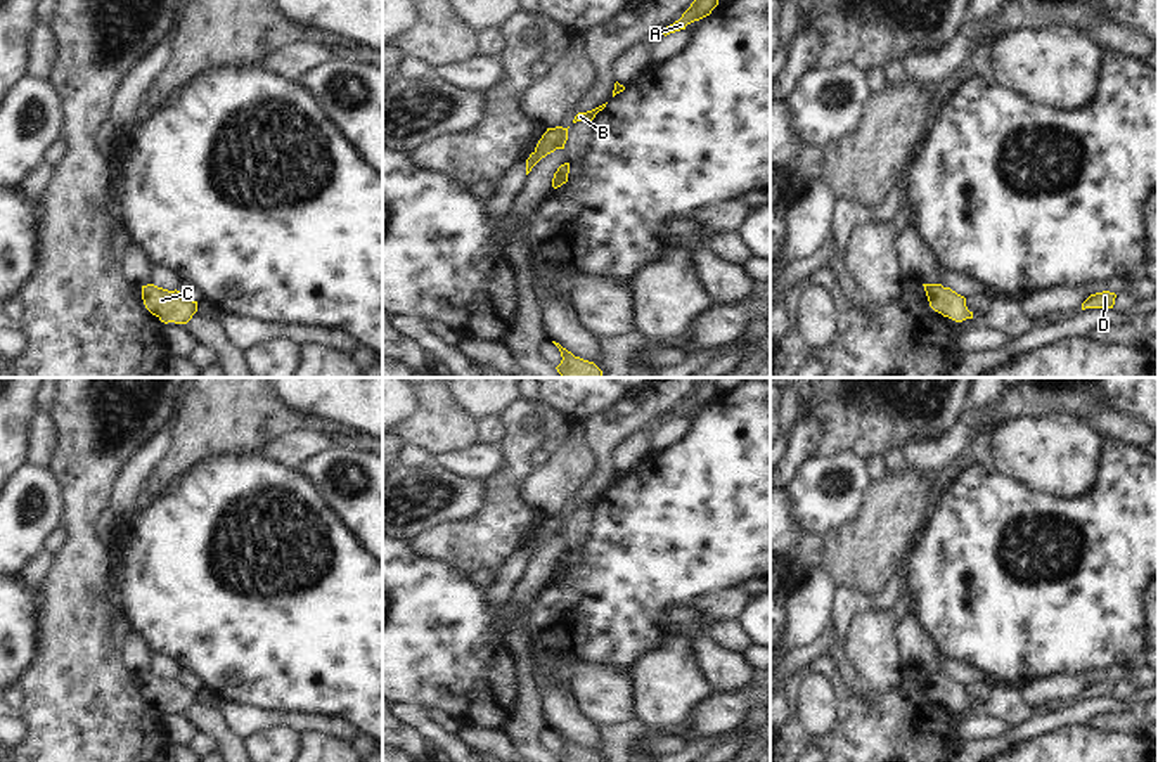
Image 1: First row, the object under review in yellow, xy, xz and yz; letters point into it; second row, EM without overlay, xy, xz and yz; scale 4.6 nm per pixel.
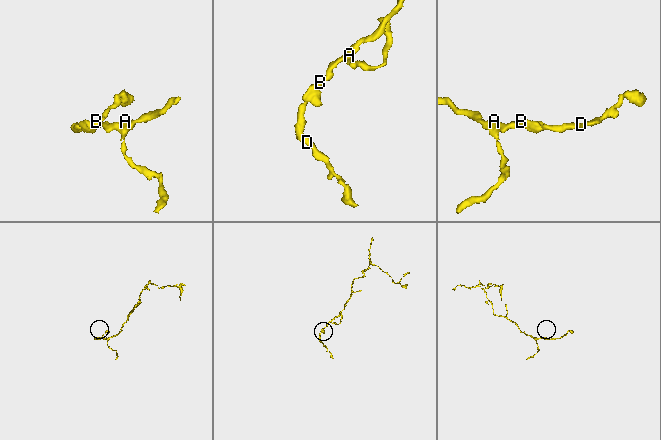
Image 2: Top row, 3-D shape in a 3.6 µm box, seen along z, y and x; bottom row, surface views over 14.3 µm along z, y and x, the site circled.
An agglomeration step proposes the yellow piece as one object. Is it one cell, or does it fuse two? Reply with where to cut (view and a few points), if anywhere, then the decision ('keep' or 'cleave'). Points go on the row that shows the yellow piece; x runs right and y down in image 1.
no cut | keep

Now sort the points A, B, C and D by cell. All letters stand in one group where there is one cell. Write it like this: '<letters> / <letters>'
A B C D

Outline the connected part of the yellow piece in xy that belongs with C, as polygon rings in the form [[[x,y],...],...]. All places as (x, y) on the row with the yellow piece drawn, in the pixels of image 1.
[[[154,284],[142,286],[145,308],[161,322],[187,324],[197,312],[197,301],[192,301],[180,291],[168,291]]]

